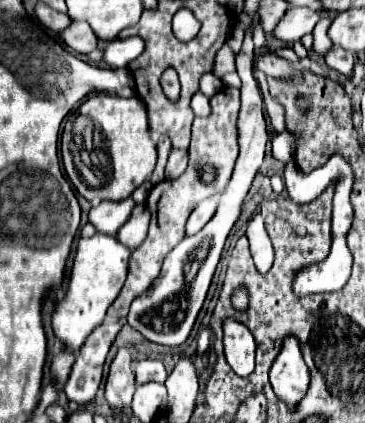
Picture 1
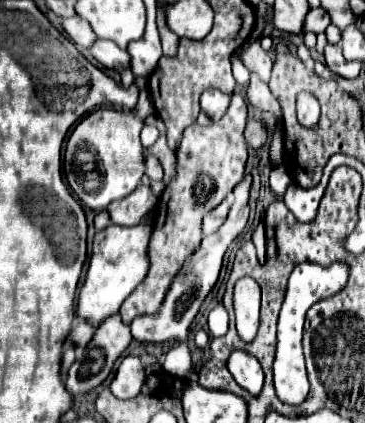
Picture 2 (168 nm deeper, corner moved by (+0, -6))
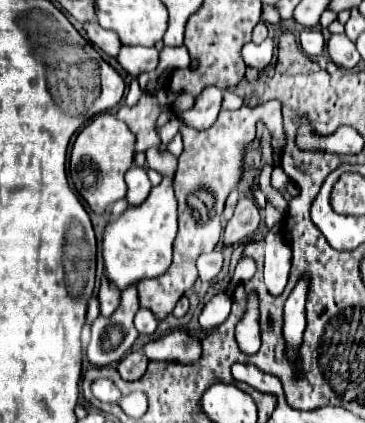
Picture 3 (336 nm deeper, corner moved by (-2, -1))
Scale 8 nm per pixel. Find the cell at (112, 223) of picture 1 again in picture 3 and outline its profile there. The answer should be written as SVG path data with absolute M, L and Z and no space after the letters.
M131 166L125 174L125 182L129 186L129 192L127 192L127 200L129 204L141 204L149 192L151 192L151 182L147 178L147 168L145 166Z

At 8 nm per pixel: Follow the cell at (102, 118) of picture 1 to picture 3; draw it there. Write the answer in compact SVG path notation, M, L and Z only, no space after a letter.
M109 112L95 116L75 138L71 162L69 162L71 180L77 192L83 196L83 200L89 204L89 208L95 214L103 214L117 200L125 198L127 184L123 176L133 164L133 154L135 154L133 144L135 144L135 136L127 128L127 124Z

